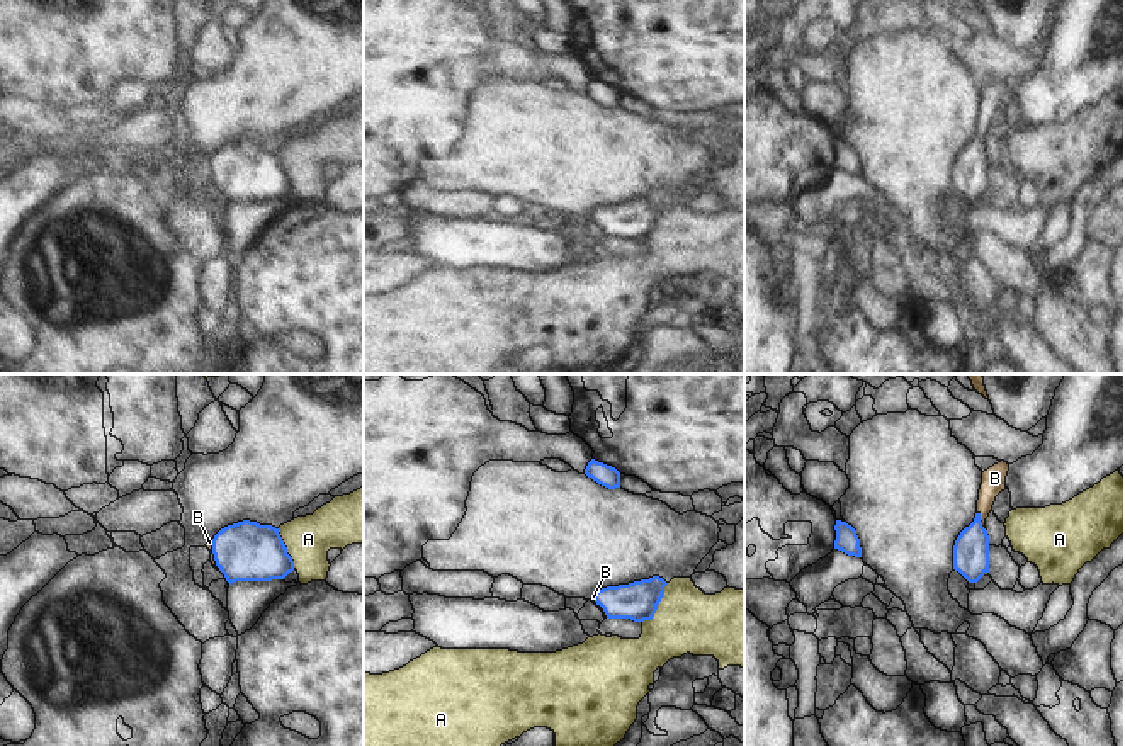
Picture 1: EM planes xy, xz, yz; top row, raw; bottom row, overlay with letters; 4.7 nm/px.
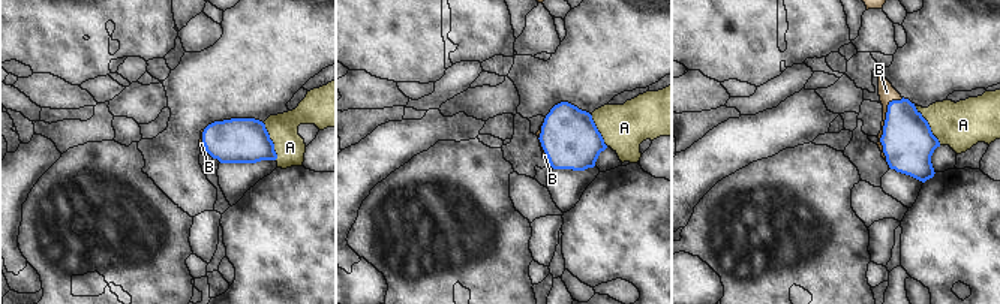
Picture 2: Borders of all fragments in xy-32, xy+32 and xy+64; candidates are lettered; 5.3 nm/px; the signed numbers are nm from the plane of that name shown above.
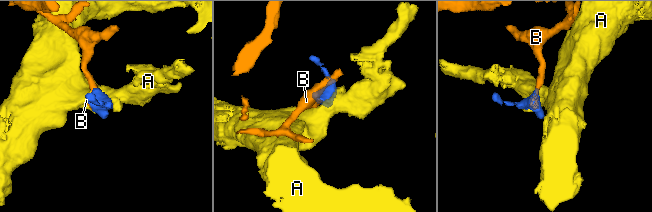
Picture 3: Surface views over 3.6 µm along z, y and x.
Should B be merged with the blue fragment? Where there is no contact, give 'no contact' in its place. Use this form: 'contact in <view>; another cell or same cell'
contact in yz; same cell

